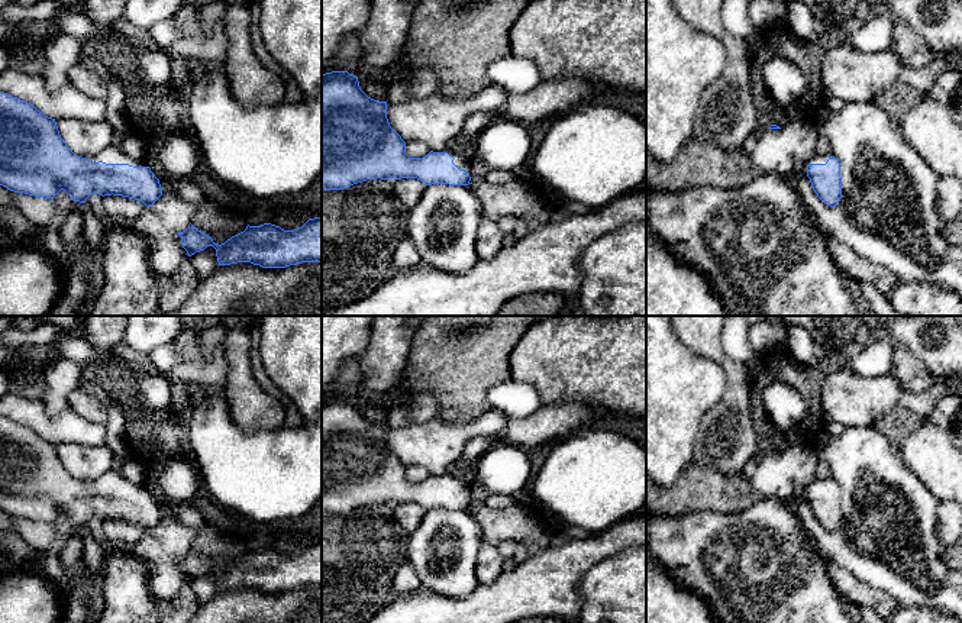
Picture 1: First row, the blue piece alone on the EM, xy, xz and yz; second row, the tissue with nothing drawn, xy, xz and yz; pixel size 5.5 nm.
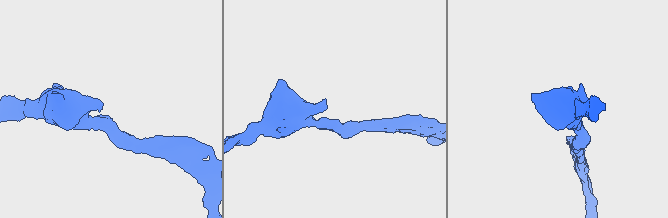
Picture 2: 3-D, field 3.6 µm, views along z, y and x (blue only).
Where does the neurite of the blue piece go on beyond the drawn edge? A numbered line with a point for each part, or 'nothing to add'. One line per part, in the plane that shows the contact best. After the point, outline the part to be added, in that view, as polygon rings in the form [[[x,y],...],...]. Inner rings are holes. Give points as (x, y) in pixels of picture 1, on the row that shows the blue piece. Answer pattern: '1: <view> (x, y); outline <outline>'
1: xy (112, 155); outline [[[109,145],[100,158],[90,158],[88,161],[94,164],[103,161],[106,164],[129,164],[133,167],[148,167],[145,159],[135,159],[113,145]]]

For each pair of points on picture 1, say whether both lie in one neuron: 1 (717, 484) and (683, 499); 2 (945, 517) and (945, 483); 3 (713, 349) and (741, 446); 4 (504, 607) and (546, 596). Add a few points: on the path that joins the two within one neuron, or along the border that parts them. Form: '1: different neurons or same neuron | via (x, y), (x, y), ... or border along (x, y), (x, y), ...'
1: same neuron | via (709, 490), (694, 490), (691, 493)
2: different neurons | border along (939, 500), (946, 502)
3: same neuron | via (735, 374), (735, 422)
4: same neuron | via (515, 597), (536, 596)

